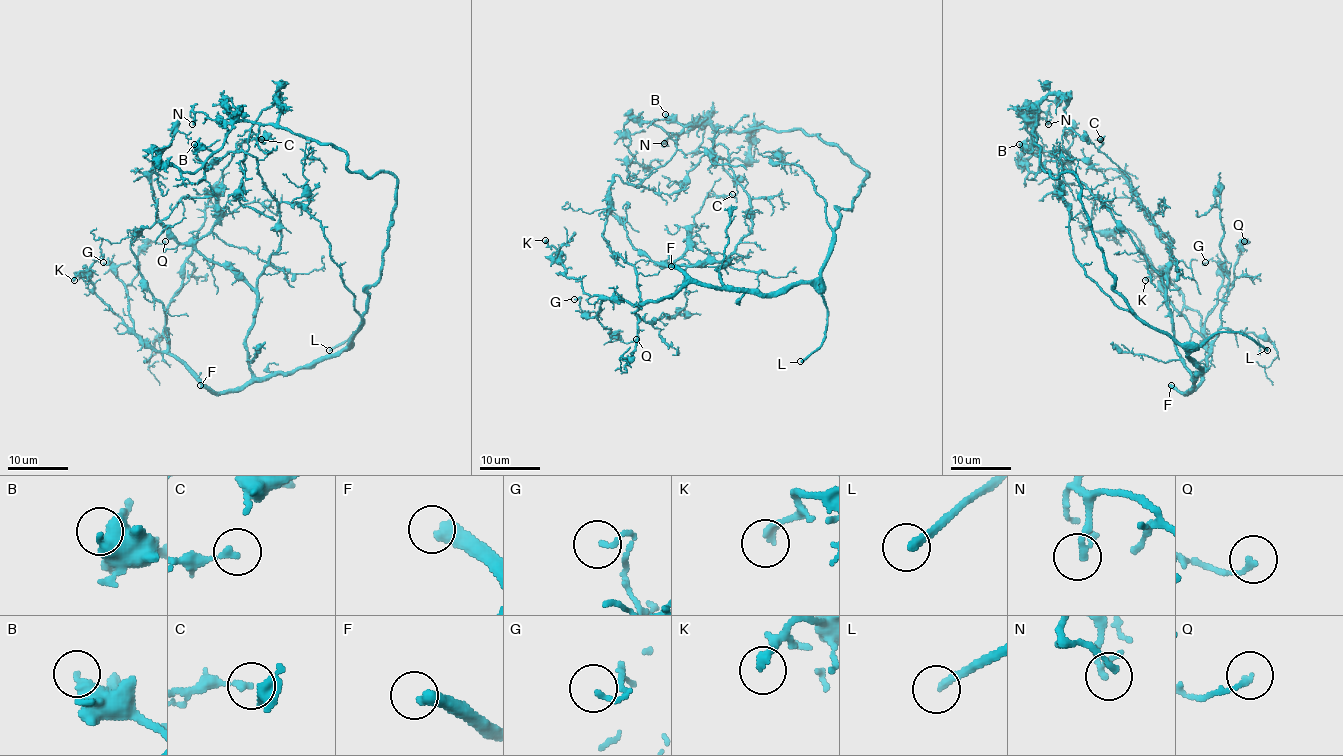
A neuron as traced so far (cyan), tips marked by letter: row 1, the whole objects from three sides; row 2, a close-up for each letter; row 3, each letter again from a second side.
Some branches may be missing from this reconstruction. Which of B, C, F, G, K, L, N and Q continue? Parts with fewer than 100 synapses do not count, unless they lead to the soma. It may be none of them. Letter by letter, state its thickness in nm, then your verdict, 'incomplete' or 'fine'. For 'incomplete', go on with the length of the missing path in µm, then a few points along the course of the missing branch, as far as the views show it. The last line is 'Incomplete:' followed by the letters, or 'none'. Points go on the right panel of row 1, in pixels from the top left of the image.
B: calibre 360 nm; fine
C: calibre 130 nm; fine
F: calibre 440 nm; incomplete; missing 70 µm; course (1171, 385), (1098, 349), (1045, 283), (1033, 258), (1037, 226), (1051, 220), (1068, 200), (1077, 211)
G: calibre 140 nm; fine
K: calibre 240 nm; fine
L: calibre 240 nm; incomplete; missing 45 µm; course (1267, 350), (1284, 355), (1297, 366), (1297, 402), (1332, 469)
N: calibre 130 nm; fine
Q: calibre 170 nm; fine
Incomplete: F, L

